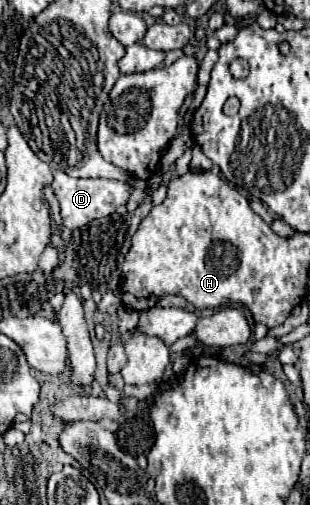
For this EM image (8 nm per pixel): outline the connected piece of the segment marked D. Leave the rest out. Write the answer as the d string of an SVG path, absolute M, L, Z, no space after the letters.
M55 171L55 179L53 179L53 193L59 201L61 207L61 217L67 229L79 229L83 225L87 225L93 219L101 219L105 215L115 213L115 209L119 205L125 205L133 187L141 187L145 189L143 181L111 181L111 179L73 179L69 175L65 175L63 171Z

